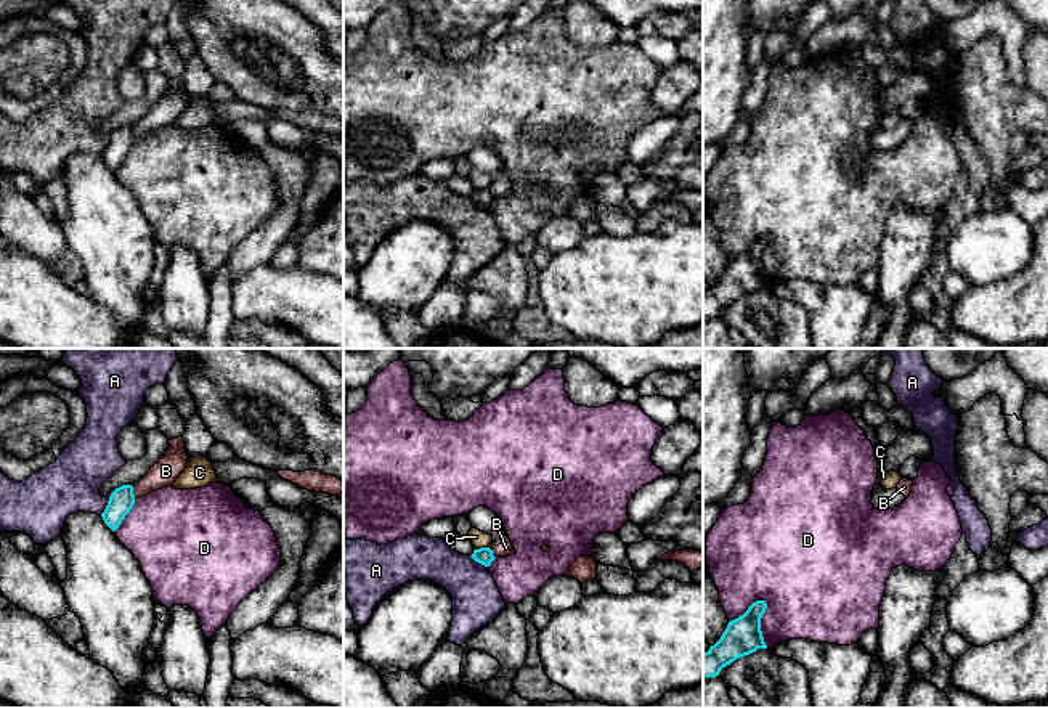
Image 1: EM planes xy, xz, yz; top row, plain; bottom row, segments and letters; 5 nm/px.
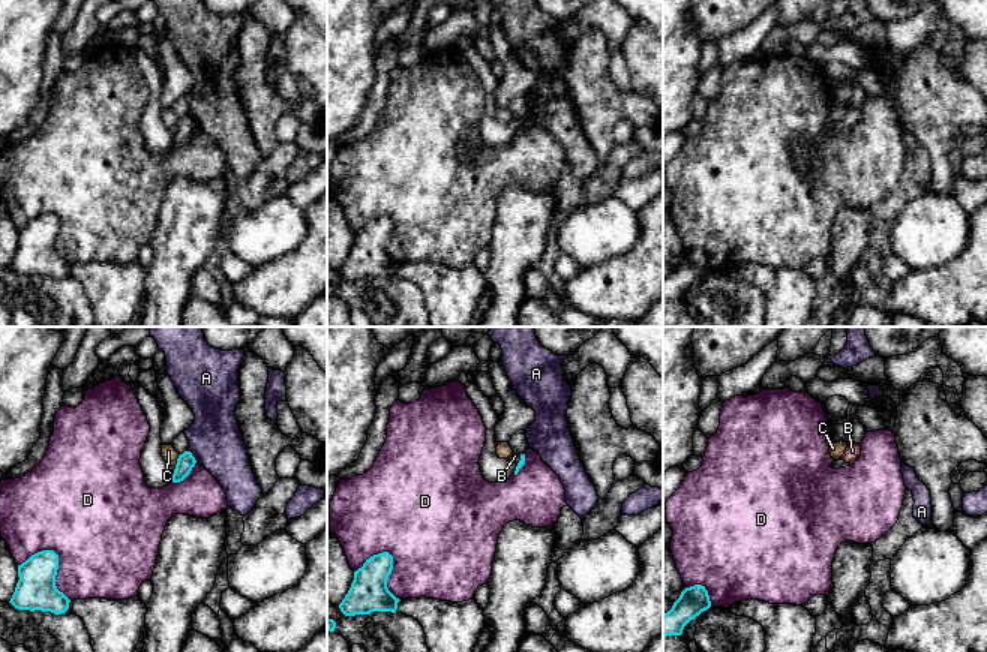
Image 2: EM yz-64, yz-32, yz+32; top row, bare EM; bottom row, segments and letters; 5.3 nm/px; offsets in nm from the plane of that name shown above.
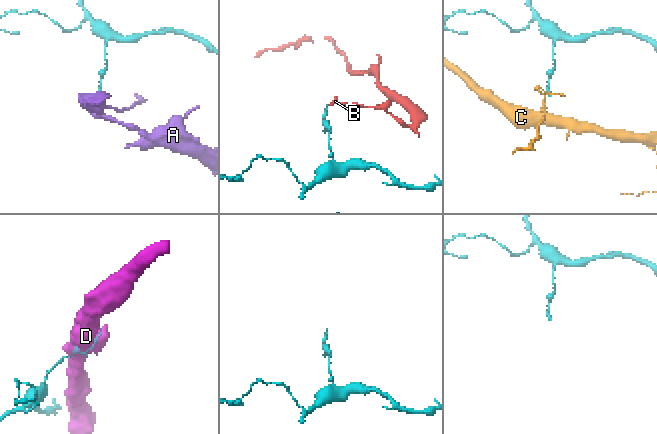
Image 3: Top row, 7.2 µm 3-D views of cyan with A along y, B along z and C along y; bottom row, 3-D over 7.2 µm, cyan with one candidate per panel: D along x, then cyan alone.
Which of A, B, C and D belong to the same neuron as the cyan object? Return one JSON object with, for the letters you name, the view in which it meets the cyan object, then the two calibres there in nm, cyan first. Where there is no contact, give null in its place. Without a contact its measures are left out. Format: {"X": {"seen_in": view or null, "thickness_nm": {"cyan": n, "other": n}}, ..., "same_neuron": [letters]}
{"same_neuron": []}

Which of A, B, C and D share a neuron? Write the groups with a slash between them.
A / B / C / D

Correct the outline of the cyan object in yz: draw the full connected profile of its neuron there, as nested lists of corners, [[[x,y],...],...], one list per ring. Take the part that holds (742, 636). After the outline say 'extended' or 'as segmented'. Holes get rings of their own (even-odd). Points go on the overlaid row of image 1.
[[[756,600],[743,615],[729,621],[721,639],[703,653],[703,677],[716,677],[737,658],[767,649],[761,631],[766,608],[766,600]]]; as segmented

